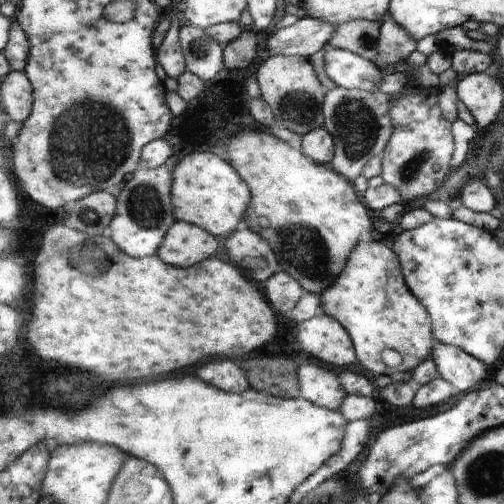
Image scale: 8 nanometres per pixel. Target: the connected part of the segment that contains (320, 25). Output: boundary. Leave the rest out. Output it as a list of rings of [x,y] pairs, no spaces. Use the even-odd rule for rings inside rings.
[[[310,16],[300,18],[290,28],[278,30],[268,40],[268,48],[274,54],[298,54],[301,58],[308,58],[327,46],[335,36],[337,26]]]

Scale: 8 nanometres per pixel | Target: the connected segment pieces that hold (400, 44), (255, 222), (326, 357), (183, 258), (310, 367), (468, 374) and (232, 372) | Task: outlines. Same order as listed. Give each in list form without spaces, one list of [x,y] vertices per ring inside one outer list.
[[[386,16],[380,24],[380,37],[377,49],[377,60],[374,62],[382,72],[387,69],[389,73],[393,68],[398,68],[398,64],[405,62],[407,57],[416,50],[414,43],[405,33],[404,30]]]
[[[250,129],[236,133],[228,144],[228,150],[232,166],[244,174],[243,180],[251,190],[248,216],[243,222],[248,224],[249,230],[264,234],[275,258],[280,258],[280,266],[305,292],[324,293],[346,269],[362,232],[370,232],[372,228],[372,218],[352,188],[354,184],[346,182],[338,172],[328,170],[326,165],[306,158],[270,131]]]
[[[320,310],[316,313],[314,318],[306,320],[298,326],[300,334],[298,334],[298,340],[302,345],[302,349],[308,354],[322,360],[324,364],[330,364],[330,366],[338,366],[343,369],[344,366],[352,366],[356,362],[356,354],[354,354],[354,344],[351,342],[351,336],[348,335],[346,328],[336,321],[331,316],[326,316],[325,313]]]
[[[177,221],[160,248],[159,256],[162,256],[168,264],[190,268],[200,264],[202,260],[216,256],[218,250],[220,250],[218,237],[208,233],[203,227]]]
[[[305,363],[300,366],[299,378],[301,398],[317,406],[340,411],[344,390],[334,372],[316,364]]]
[[[436,344],[432,360],[439,377],[446,380],[456,392],[469,392],[486,376],[486,366],[466,351],[446,344]]]
[[[232,360],[210,362],[198,372],[198,376],[212,382],[212,386],[220,386],[220,390],[228,390],[230,394],[242,394],[250,388],[244,372]]]

